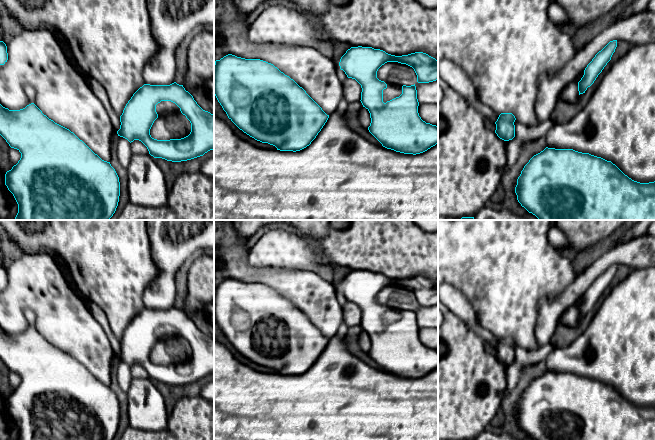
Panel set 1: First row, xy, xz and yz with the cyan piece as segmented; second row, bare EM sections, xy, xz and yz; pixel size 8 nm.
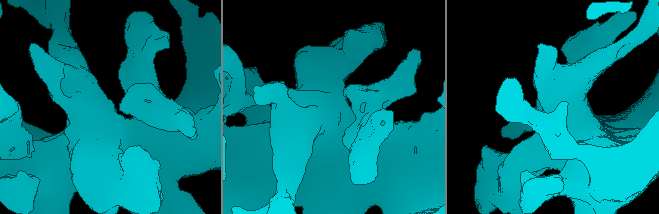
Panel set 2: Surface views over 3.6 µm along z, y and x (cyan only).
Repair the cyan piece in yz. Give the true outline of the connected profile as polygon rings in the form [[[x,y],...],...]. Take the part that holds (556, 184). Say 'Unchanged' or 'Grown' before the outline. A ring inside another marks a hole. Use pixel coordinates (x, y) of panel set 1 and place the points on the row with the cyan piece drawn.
Unchanged. [[[546,147],[524,166],[515,187],[517,200],[539,220],[655,220],[655,181],[640,183],[601,157],[573,149]]]

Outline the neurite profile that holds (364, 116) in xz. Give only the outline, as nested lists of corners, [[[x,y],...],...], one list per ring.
[[[362,107],[358,112],[358,118],[361,126],[368,128],[371,123],[370,113],[368,109]]]

